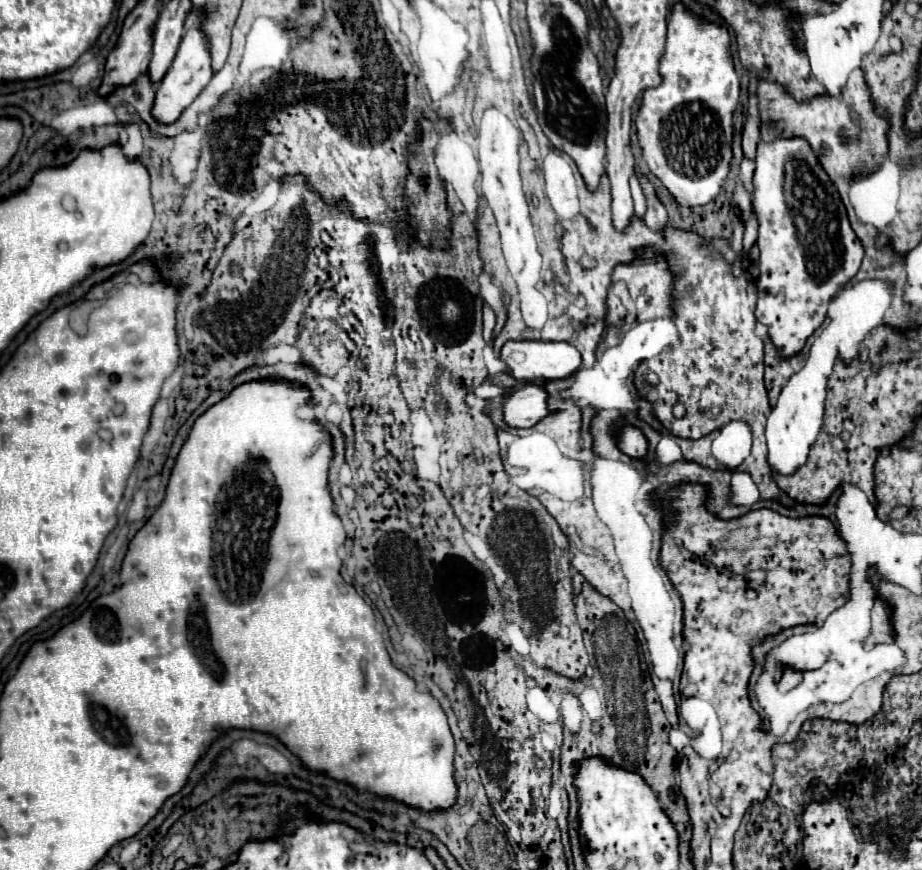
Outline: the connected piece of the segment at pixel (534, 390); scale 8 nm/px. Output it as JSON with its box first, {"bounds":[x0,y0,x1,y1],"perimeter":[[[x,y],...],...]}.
{"bounds":[503,384,547,428],"perimeter":[[[525,384],[505,396],[503,420],[509,428],[531,428],[547,414],[547,394],[541,386]]]}

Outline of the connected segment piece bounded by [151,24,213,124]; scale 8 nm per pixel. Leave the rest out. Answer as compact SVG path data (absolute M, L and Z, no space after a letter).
M189 24L187 34L179 46L179 52L177 52L171 68L167 70L167 74L163 76L163 80L157 86L155 102L151 108L153 118L159 124L173 124L181 116L181 112L197 98L197 94L209 84L211 78L213 78L213 72L211 72L211 58L207 56L207 40L203 40L203 32L199 32L199 28L195 28L195 24Z

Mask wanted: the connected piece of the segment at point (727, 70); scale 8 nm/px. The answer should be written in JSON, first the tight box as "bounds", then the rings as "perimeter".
{"bounds":[637,4,739,206],"perimeter":[[[677,4],[667,22],[667,44],[659,60],[661,84],[643,92],[637,136],[649,170],[683,206],[703,206],[719,194],[731,162],[731,118],[739,102],[739,78],[729,56],[729,32],[695,20]]]}

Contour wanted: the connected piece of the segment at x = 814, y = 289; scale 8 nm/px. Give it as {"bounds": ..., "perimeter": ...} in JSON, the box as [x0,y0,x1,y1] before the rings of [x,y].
{"bounds":[753,140,863,356],"perimeter":[[[783,140],[759,142],[755,158],[755,198],[753,208],[759,220],[759,300],[755,318],[769,328],[769,338],[783,356],[799,352],[807,338],[821,326],[827,314],[831,298],[857,274],[863,258],[863,246],[853,234],[845,206],[831,184],[829,176],[819,168],[811,146],[805,140]]]}

